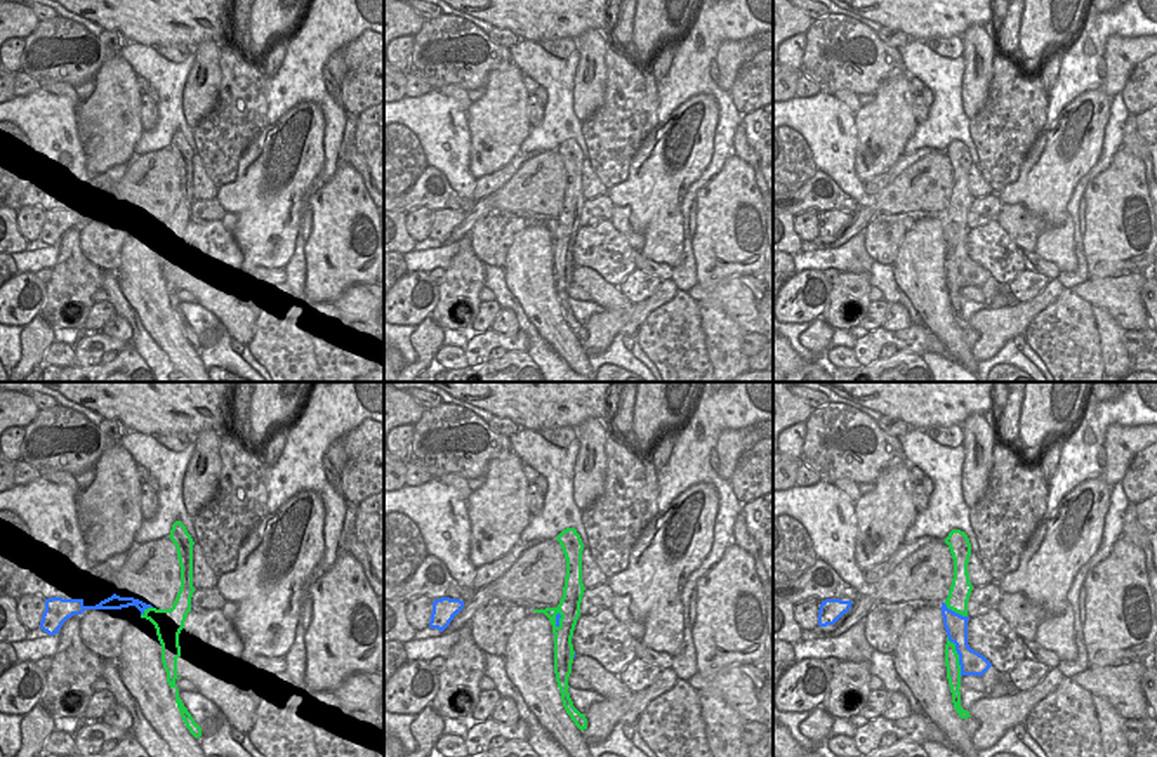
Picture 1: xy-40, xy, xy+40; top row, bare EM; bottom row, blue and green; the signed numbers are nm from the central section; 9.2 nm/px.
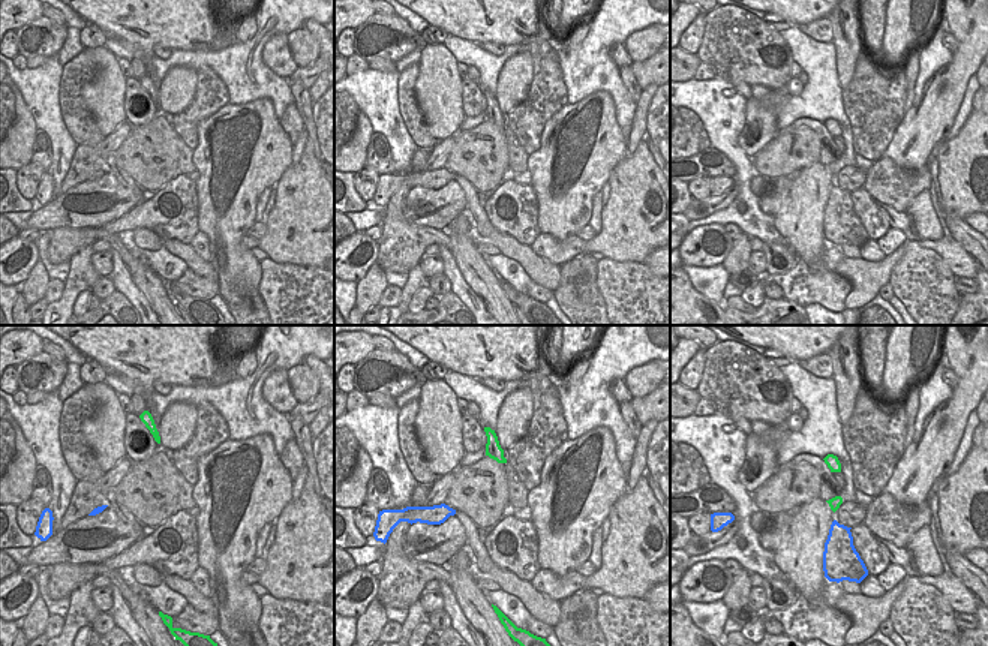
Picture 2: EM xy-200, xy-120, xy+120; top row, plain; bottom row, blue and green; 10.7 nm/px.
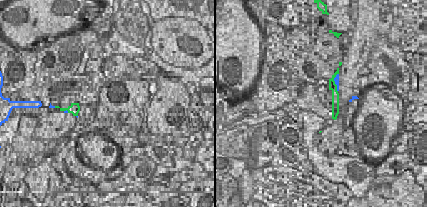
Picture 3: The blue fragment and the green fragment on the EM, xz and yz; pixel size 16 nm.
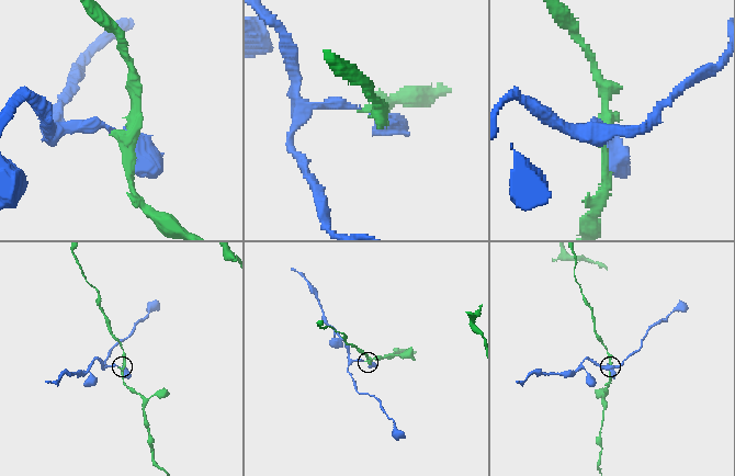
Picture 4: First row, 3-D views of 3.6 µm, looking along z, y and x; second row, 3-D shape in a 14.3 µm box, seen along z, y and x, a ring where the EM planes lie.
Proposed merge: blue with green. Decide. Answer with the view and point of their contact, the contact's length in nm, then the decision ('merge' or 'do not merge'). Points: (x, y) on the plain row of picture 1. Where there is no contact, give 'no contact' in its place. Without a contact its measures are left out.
xy+40 (959, 268) | 400 nm | do not merge

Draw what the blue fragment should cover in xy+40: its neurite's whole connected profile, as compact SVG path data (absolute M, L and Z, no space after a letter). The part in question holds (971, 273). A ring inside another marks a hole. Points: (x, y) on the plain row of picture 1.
M942 214L942 227L943 227L943 238L947 241L947 248L950 253L955 255L955 262L959 266L961 288L983 286L992 278L992 274L983 266L971 260L968 255L969 227L962 227L949 221L945 214Z

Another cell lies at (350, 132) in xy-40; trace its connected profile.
M347 115L344 137L339 151L339 167L349 165L347 163L347 149L356 146L356 116L358 115Z

